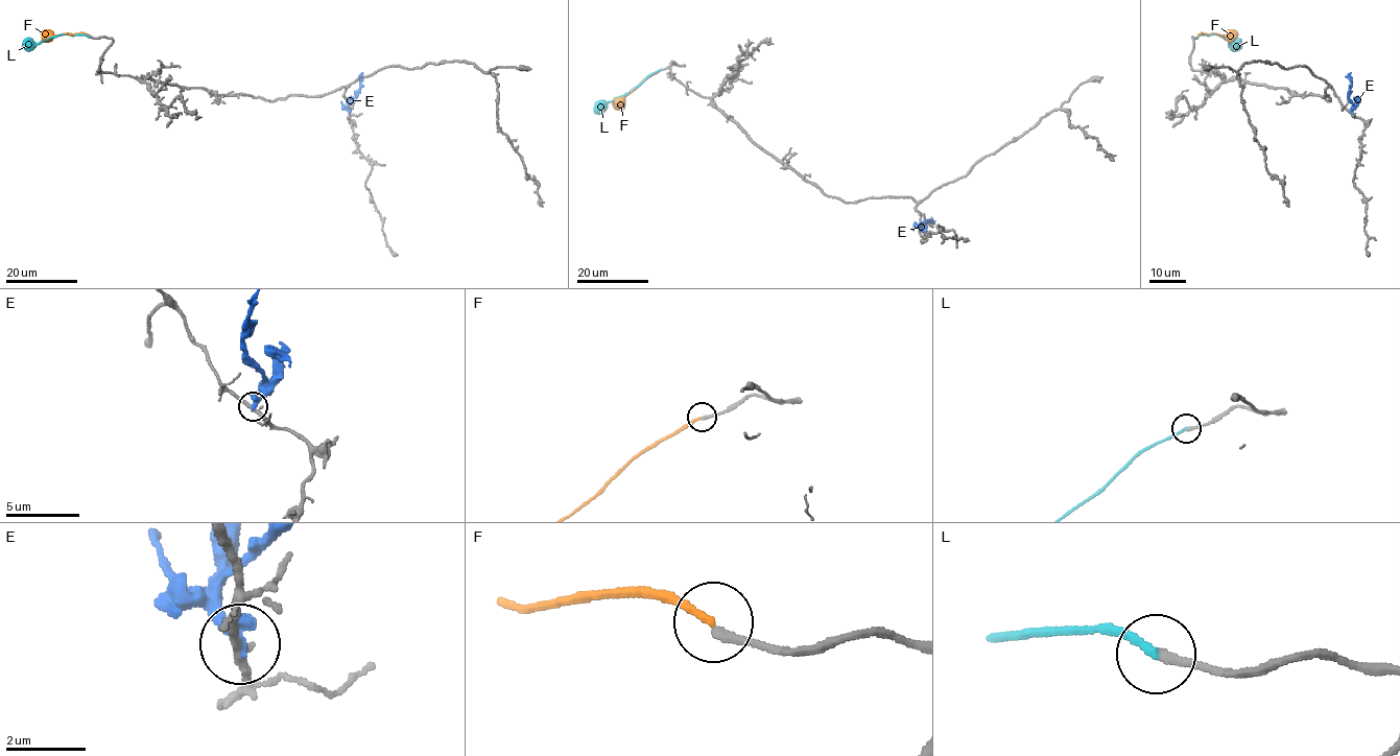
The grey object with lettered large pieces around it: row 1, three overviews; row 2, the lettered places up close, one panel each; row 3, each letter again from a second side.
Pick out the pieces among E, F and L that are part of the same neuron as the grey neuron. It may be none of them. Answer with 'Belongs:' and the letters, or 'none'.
Belongs: L

